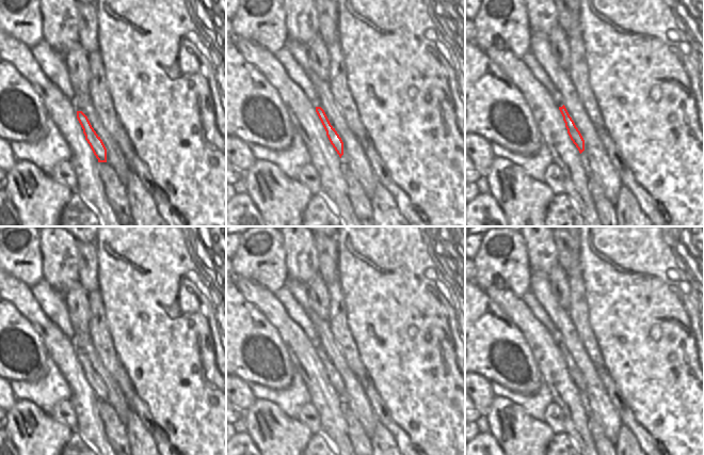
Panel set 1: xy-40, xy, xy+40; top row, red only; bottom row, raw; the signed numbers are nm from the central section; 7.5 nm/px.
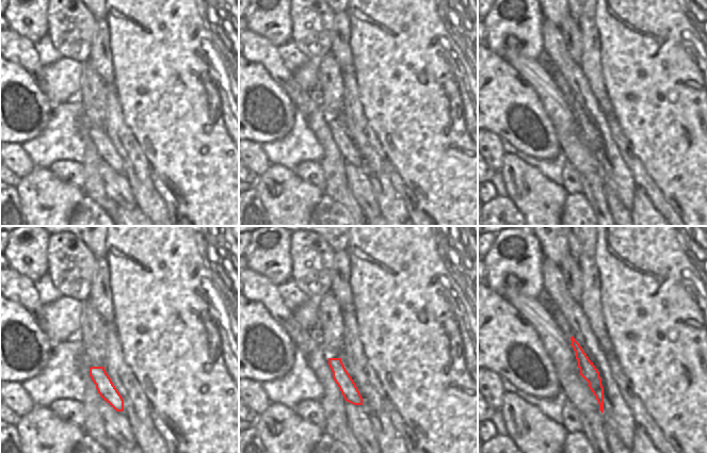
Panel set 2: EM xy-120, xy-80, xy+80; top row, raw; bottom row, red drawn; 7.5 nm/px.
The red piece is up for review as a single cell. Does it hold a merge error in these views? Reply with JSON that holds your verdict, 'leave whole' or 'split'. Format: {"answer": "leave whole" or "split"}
{"answer": "leave whole"}

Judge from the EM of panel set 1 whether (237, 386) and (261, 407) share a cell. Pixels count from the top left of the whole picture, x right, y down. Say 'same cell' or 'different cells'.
different cells

